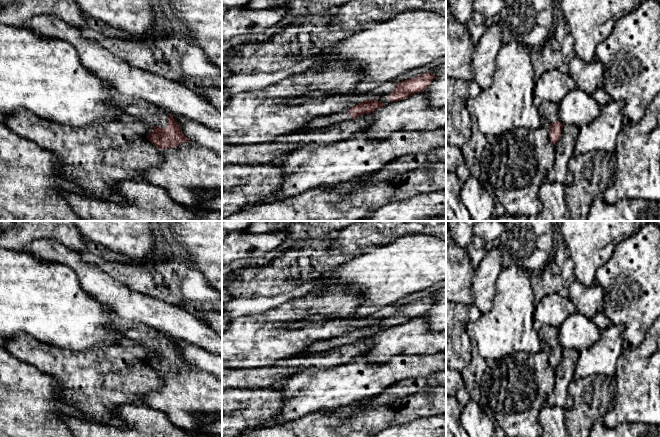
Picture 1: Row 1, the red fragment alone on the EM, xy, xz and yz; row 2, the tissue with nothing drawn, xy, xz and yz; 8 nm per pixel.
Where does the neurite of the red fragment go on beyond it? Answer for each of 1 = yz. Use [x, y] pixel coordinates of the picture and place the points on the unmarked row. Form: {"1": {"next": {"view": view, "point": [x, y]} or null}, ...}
{"1": {"next": {"view": "yz", "point": [549, 335]}}}

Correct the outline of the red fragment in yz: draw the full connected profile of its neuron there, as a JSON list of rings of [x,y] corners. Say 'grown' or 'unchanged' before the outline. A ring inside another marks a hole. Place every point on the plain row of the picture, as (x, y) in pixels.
grown; [[[551,325],[538,326],[538,335],[544,347],[550,351],[549,362],[555,369],[562,360],[563,348],[559,345],[559,330]]]

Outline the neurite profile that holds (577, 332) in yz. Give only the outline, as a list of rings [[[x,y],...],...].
[[[578,312],[565,319],[558,330],[559,345],[563,349],[575,349],[579,352],[591,347],[601,334],[592,319]]]

